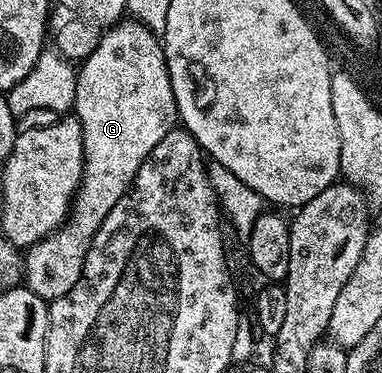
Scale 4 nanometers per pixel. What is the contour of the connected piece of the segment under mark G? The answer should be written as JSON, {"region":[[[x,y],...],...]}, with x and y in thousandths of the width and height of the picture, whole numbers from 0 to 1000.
{"region":[[[317,54],[280,80],[246,139],[207,169],[199,201],[199,279],[194,314],[215,343],[215,386],[220,389],[220,480],[209,485],[209,507],[188,534],[188,558],[178,582],[136,627],[118,633],[107,649],[71,662],[60,684],[63,743],[73,775],[118,804],[160,799],[204,761],[215,740],[215,718],[225,708],[230,670],[241,660],[241,635],[257,611],[288,579],[298,547],[319,536],[319,525],[346,501],[351,472],[361,472],[361,450],[414,397],[414,375],[435,365],[466,327],[455,236],[445,225],[445,193],[435,182],[435,150],[421,105],[393,75],[353,54]]]}

